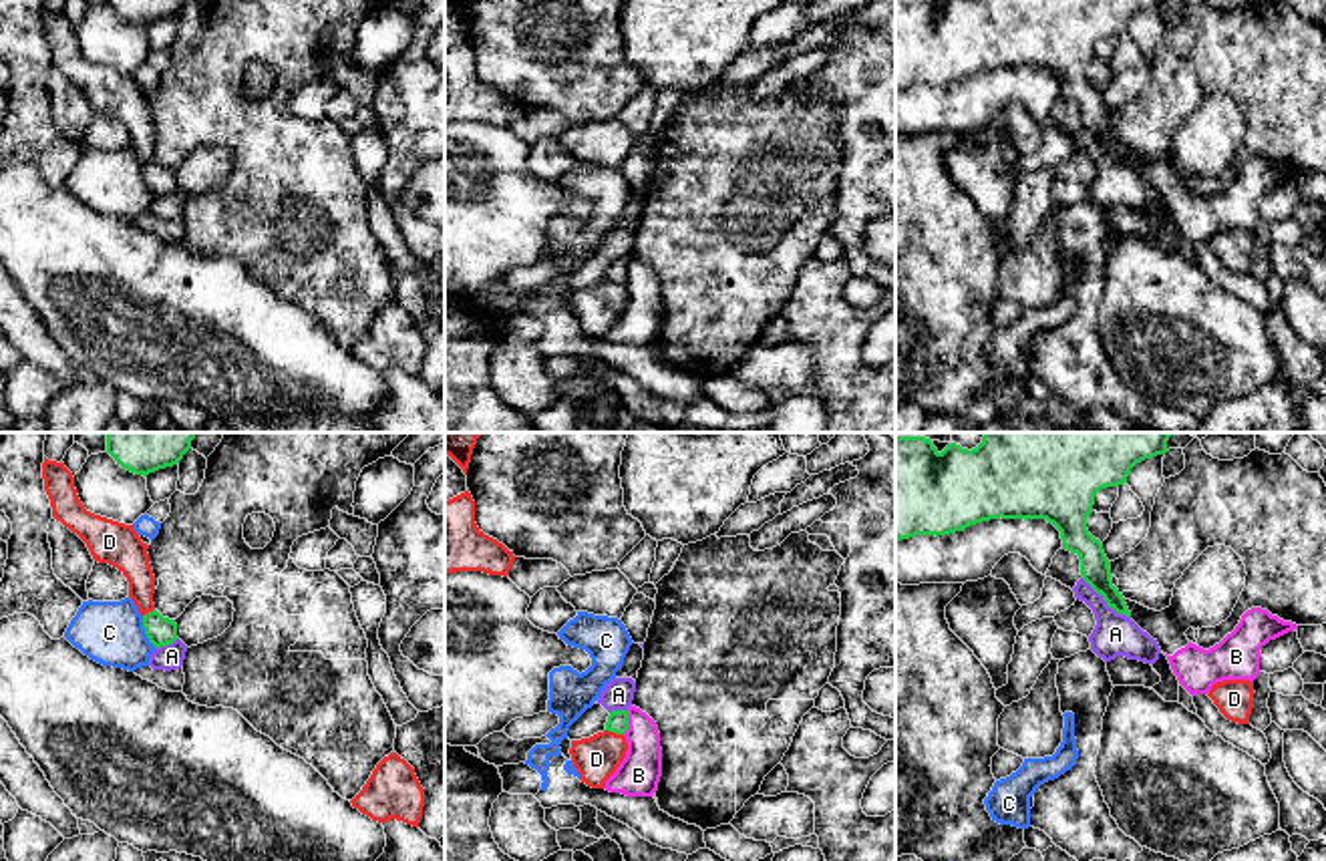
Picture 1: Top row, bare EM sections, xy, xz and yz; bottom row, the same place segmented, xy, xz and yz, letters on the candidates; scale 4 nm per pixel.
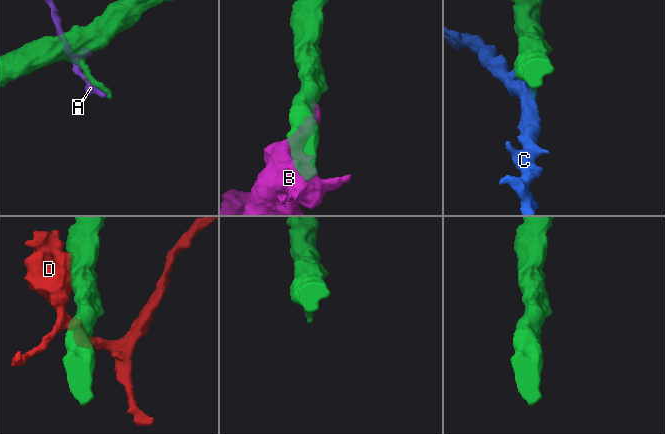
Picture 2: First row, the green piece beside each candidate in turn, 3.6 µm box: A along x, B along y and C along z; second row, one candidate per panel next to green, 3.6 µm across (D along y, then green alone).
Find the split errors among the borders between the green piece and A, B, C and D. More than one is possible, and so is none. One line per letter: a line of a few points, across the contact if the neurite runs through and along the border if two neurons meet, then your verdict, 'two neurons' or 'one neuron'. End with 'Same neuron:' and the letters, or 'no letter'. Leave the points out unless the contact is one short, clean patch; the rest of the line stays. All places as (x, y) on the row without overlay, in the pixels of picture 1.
A: two neurons
B: line xz (628, 260), (624, 284); two neurons
C: line xy (141, 165), (145, 186), (155, 196); two neurons
D: two neurons
Same neuron: no letter

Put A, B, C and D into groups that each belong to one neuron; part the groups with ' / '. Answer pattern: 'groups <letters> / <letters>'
groups A / B / C / D

